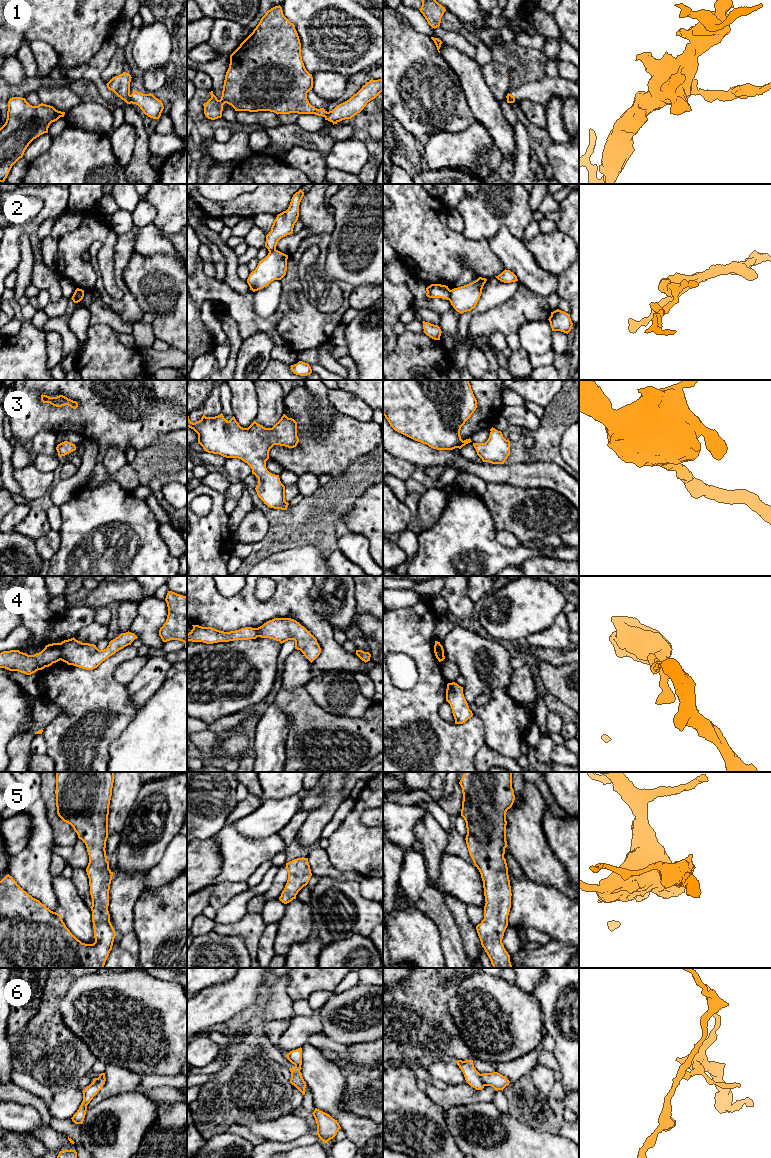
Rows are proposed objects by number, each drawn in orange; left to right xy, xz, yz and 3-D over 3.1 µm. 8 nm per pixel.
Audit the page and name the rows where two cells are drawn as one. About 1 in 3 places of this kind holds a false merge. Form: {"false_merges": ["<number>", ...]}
{"false_merges": ["1", "2", "4", "6"]}

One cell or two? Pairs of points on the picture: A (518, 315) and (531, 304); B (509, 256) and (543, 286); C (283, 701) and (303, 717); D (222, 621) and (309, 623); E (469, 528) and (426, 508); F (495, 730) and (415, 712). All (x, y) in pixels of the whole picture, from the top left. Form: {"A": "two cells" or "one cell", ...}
{"A": "one cell", "B": "one cell", "C": "one cell", "D": "one cell", "E": "two cells", "F": "two cells"}

